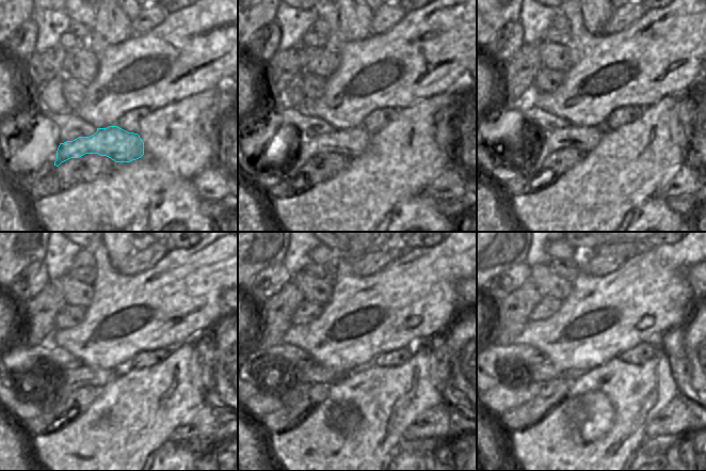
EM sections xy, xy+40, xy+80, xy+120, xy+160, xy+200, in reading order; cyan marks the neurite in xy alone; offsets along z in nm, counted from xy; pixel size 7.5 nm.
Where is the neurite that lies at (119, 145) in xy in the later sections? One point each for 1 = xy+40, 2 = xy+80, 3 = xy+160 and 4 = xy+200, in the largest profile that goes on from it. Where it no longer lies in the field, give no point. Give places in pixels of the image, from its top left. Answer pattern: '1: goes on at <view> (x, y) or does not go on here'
1: goes on at xy+40 (352, 142)
2: goes on at xy+80 (584, 138)
3: goes on at xy+160 (284, 385)
4: goes on at xy+200 (523, 382)

